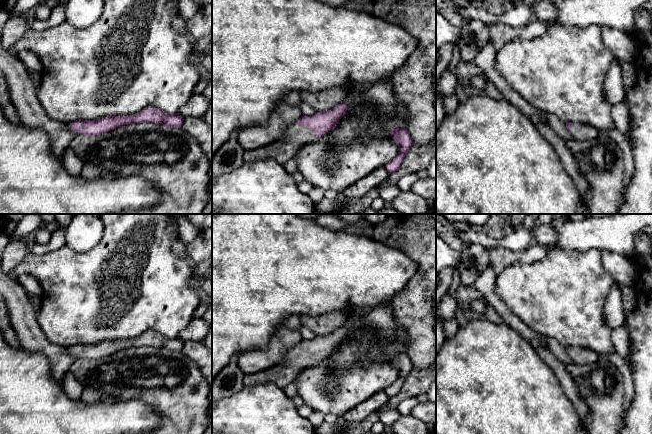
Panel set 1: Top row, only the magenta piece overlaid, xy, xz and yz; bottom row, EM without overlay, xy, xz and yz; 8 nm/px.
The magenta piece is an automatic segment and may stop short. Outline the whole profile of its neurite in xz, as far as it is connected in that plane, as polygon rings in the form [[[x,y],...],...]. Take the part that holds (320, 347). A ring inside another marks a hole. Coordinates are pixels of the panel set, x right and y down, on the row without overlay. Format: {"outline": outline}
{"outline": [[[344,324],[331,334],[315,336],[312,340],[302,340],[277,365],[261,372],[245,375],[244,387],[272,383],[281,389],[284,388],[293,383],[303,369],[314,366],[333,354],[347,334],[347,327]]]}

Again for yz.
{"outline": [[[568,346],[566,351],[576,364],[591,364],[601,358],[601,355],[591,349],[580,346]]]}

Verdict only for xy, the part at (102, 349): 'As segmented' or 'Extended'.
Extended

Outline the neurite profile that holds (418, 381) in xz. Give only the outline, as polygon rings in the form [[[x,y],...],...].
[[[436,360],[425,369],[414,368],[405,379],[401,391],[387,402],[388,408],[396,409],[400,402],[408,397],[426,394],[431,383],[436,379]]]

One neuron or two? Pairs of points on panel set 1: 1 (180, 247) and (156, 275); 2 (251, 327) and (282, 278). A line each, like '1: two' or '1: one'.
1: two
2: one

